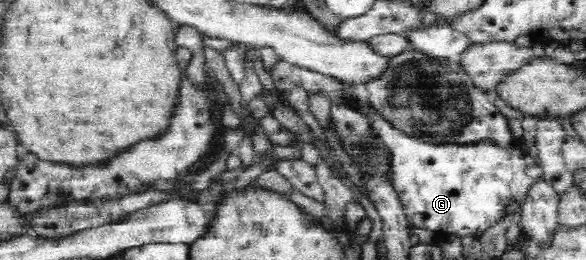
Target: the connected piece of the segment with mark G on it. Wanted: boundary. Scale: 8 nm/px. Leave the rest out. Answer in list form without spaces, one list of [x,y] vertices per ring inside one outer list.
[[[344,85],[344,91],[348,93],[348,97],[355,100],[358,110],[374,120],[376,135],[387,144],[387,148],[392,152],[390,179],[398,191],[399,199],[411,227],[422,227],[431,229],[431,231],[443,231],[443,233],[456,233],[461,237],[481,235],[489,225],[493,225],[503,215],[503,209],[510,198],[516,198],[522,202],[527,187],[531,185],[531,179],[535,179],[537,175],[542,173],[540,163],[521,154],[523,151],[518,147],[511,149],[511,151],[504,151],[489,142],[479,142],[477,145],[433,144],[405,135],[375,113],[371,106],[353,96],[351,90],[351,86]]]

